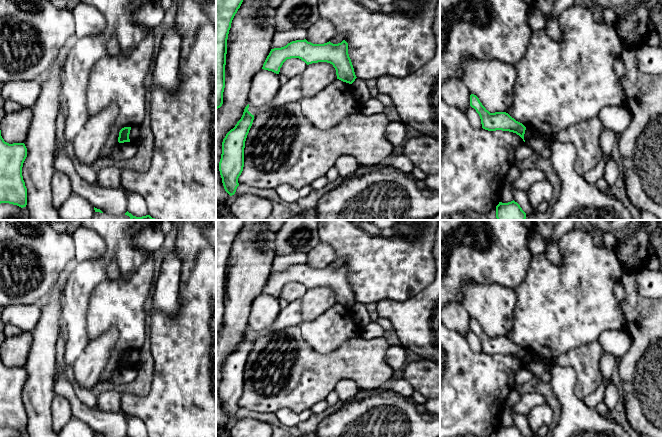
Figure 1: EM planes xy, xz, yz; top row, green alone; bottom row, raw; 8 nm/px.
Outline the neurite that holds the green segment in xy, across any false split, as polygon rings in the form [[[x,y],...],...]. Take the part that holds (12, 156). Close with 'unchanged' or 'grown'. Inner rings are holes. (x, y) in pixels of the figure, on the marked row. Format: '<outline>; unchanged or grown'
[[[0,130],[0,204],[9,203],[21,208],[27,205],[27,188],[22,176],[23,163],[27,157],[24,143],[9,144],[4,141]]]; unchanged

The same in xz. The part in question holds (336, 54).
[[[296,40],[281,48],[271,49],[262,69],[279,74],[280,68],[287,59],[299,58],[307,65],[327,62],[336,70],[337,79],[352,84],[357,78],[348,54],[348,43],[313,44],[304,40]]]; unchanged

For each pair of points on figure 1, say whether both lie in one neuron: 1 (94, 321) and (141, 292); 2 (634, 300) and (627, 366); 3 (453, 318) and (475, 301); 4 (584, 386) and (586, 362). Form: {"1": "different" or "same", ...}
{"1": "same", "2": "same", "3": "different", "4": "same"}

